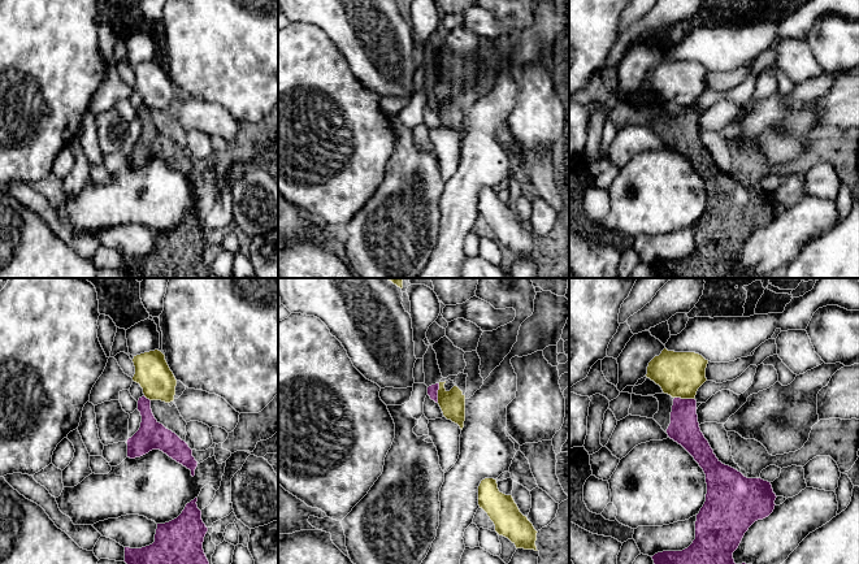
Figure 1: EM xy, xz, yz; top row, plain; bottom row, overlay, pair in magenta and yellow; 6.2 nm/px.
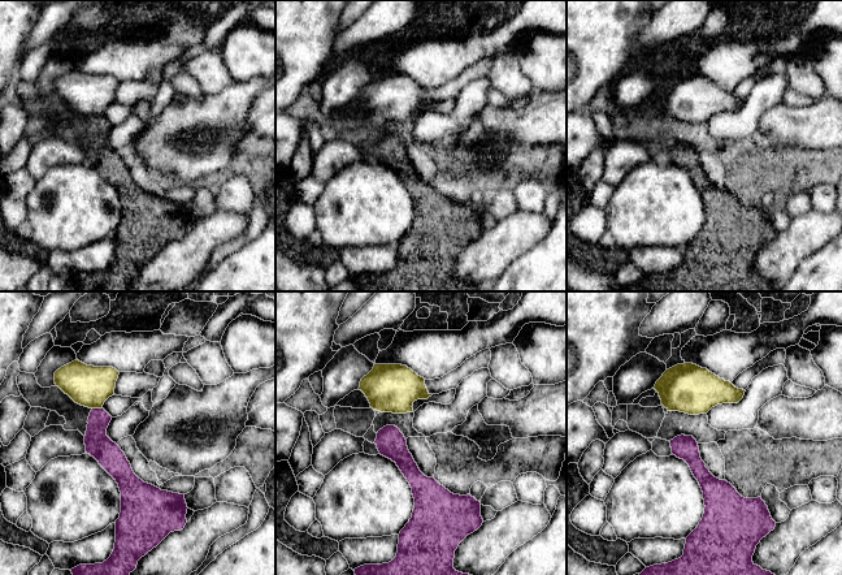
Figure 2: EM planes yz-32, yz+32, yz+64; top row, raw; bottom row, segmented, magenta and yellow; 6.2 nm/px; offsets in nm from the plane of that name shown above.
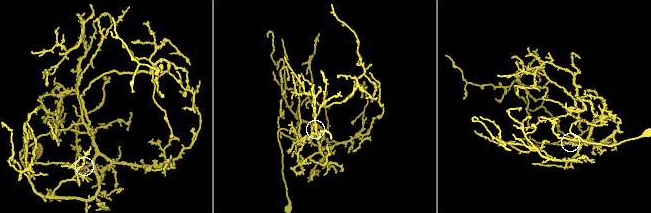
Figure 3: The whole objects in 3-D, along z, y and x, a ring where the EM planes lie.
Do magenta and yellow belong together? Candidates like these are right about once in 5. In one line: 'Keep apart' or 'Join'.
Keep apart

